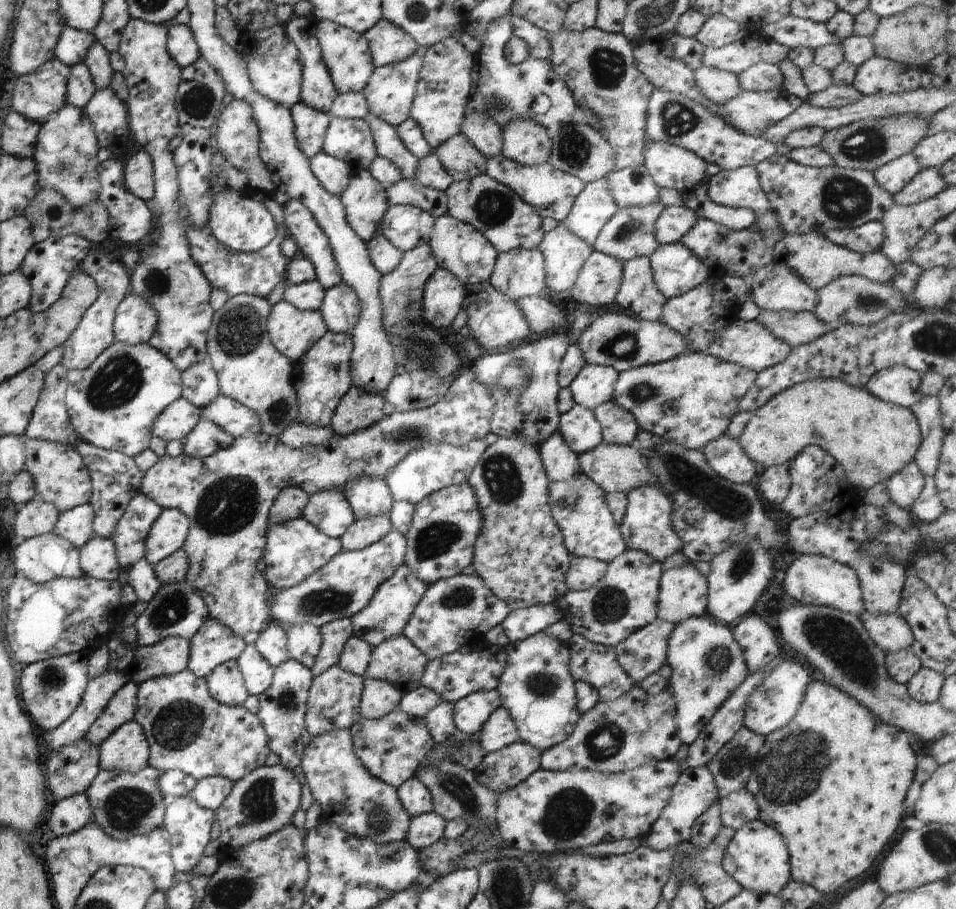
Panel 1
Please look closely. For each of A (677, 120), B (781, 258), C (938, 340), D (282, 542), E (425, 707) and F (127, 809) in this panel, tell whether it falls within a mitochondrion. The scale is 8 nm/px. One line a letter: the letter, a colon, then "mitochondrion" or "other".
A: mitochondrion
B: other
C: mitochondrion
D: other
E: other
F: mitochondrion

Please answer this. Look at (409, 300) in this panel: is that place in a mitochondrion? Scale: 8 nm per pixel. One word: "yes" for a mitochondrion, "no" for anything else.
yes

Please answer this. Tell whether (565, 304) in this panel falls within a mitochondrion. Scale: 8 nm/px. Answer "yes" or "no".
no

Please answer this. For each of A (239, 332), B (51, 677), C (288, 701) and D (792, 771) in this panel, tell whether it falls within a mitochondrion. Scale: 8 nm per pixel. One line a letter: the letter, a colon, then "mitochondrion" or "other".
A: mitochondrion
B: mitochondrion
C: mitochondrion
D: mitochondrion

